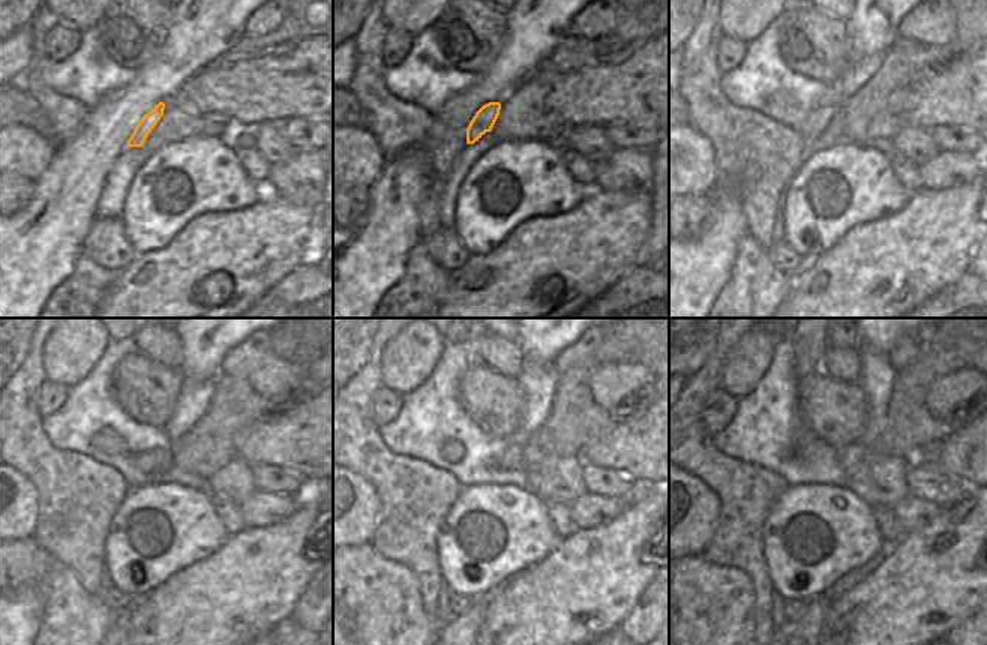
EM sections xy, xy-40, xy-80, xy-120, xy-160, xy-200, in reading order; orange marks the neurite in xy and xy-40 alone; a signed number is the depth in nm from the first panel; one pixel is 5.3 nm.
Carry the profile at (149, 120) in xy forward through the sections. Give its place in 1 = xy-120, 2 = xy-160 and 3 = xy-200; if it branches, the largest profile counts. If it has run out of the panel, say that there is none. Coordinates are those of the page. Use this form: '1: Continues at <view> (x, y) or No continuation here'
1: Continues at xy-120 (155, 461)
2: Continues at xy-160 (512, 459)
3: Continues at xy-200 (855, 456)

